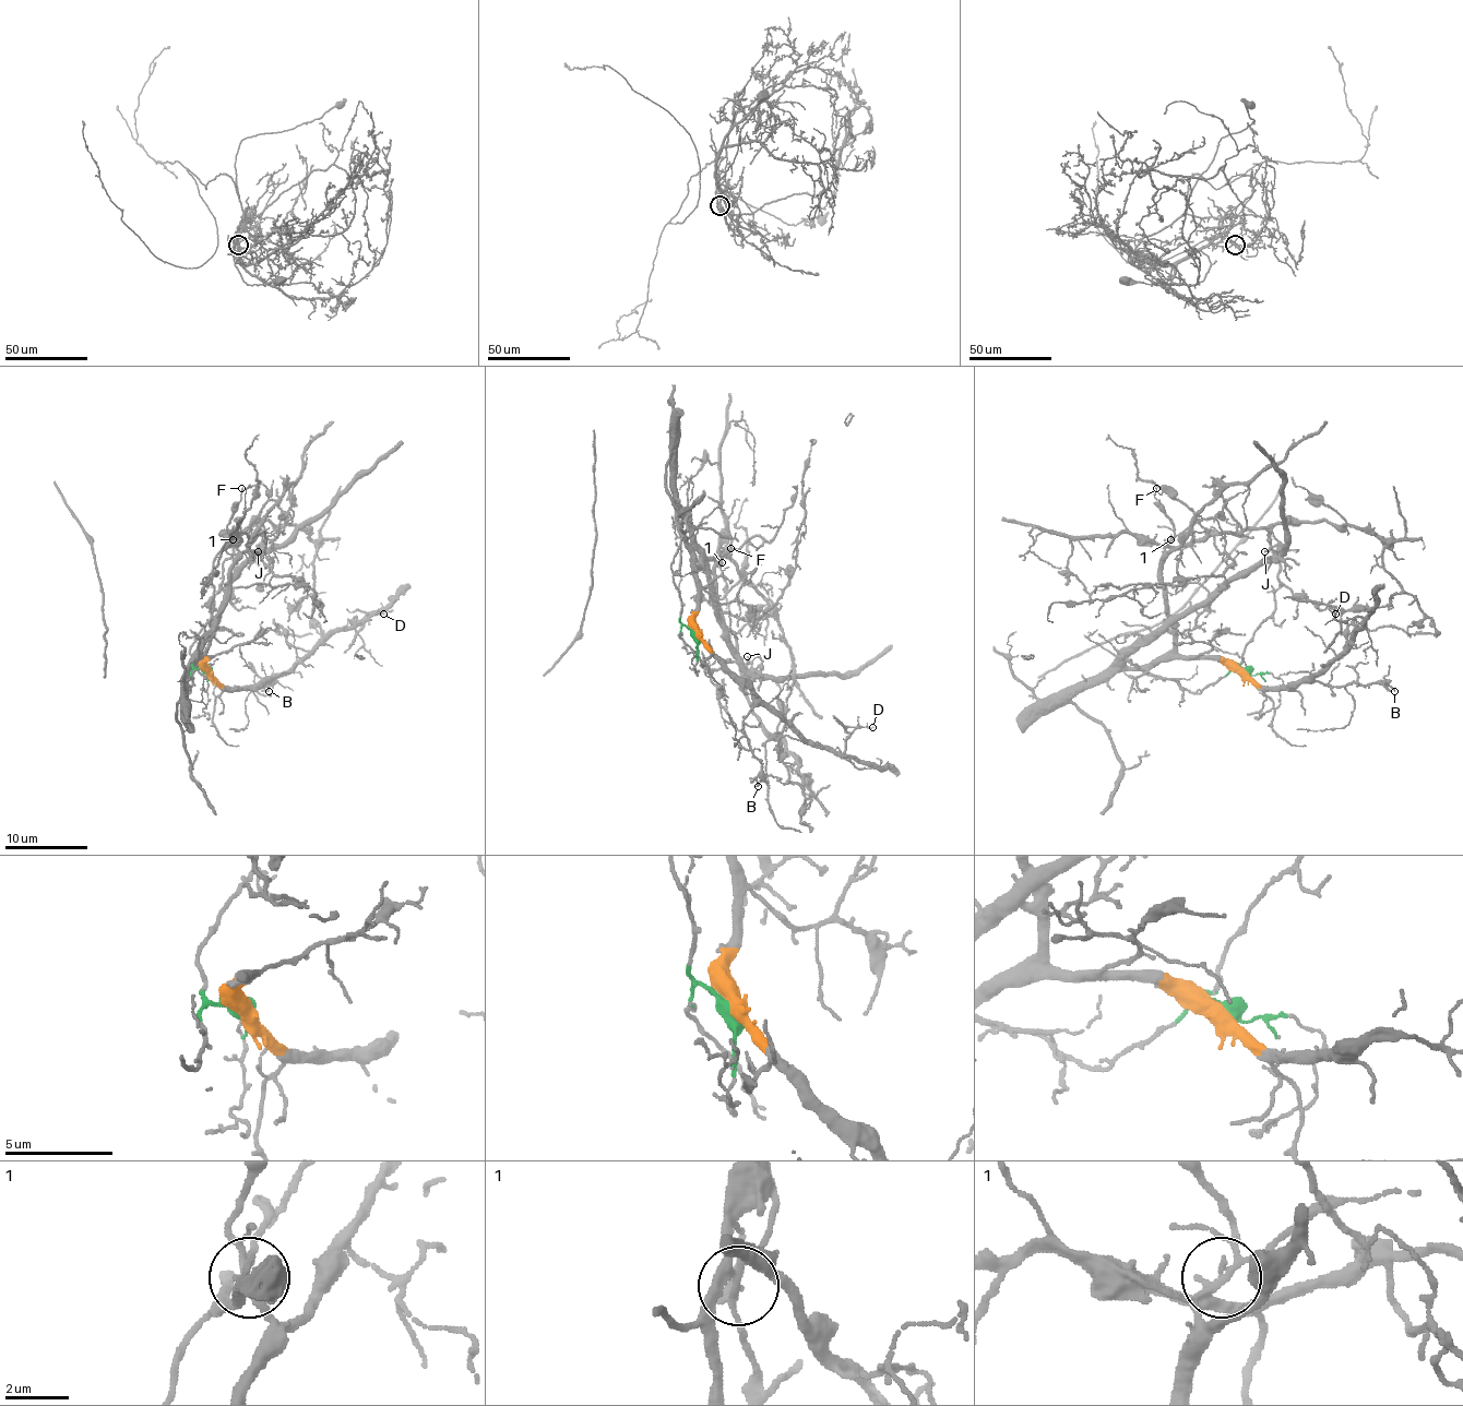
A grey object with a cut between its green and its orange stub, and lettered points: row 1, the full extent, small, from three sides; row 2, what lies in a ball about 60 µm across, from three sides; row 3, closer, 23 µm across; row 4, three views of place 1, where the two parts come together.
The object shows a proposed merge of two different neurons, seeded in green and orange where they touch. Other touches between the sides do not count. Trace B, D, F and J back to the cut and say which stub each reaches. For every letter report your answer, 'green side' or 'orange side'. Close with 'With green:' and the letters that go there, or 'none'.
B: orange side
D: orange side
F: orange side
J: green side
With green: J

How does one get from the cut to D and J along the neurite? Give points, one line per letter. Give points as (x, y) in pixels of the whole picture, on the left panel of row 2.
D: (206, 670), (229, 687), (261, 687), (288, 675), (353, 619), (383, 615)
J: (206, 670), (194, 666), (190, 645), (213, 610), (222, 564), (236, 537), (254, 525), (263, 534), (259, 552)

